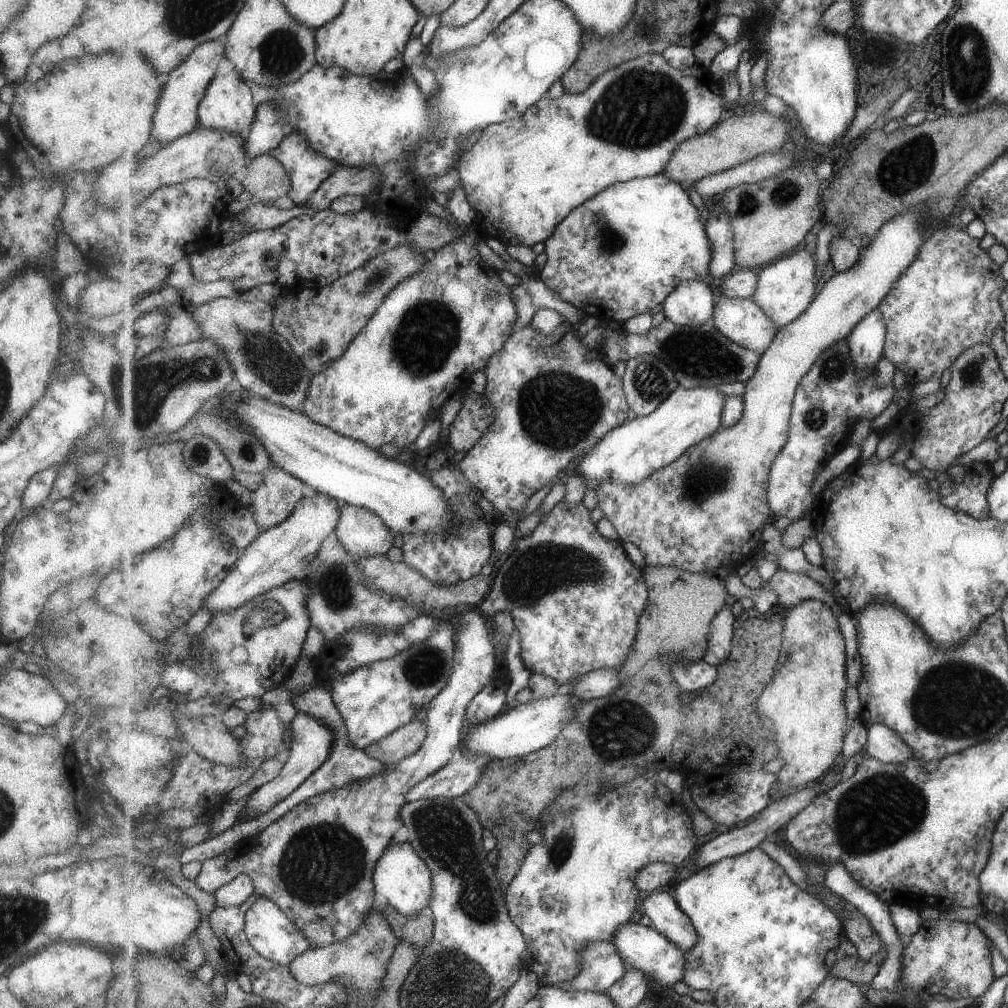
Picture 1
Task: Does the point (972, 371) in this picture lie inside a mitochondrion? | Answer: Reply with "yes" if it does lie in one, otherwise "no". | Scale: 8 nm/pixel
yes

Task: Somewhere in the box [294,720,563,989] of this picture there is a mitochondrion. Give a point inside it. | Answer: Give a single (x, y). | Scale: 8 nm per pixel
(445, 832)

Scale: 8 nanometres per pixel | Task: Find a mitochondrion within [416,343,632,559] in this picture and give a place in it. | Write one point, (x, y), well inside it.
(557, 411)

